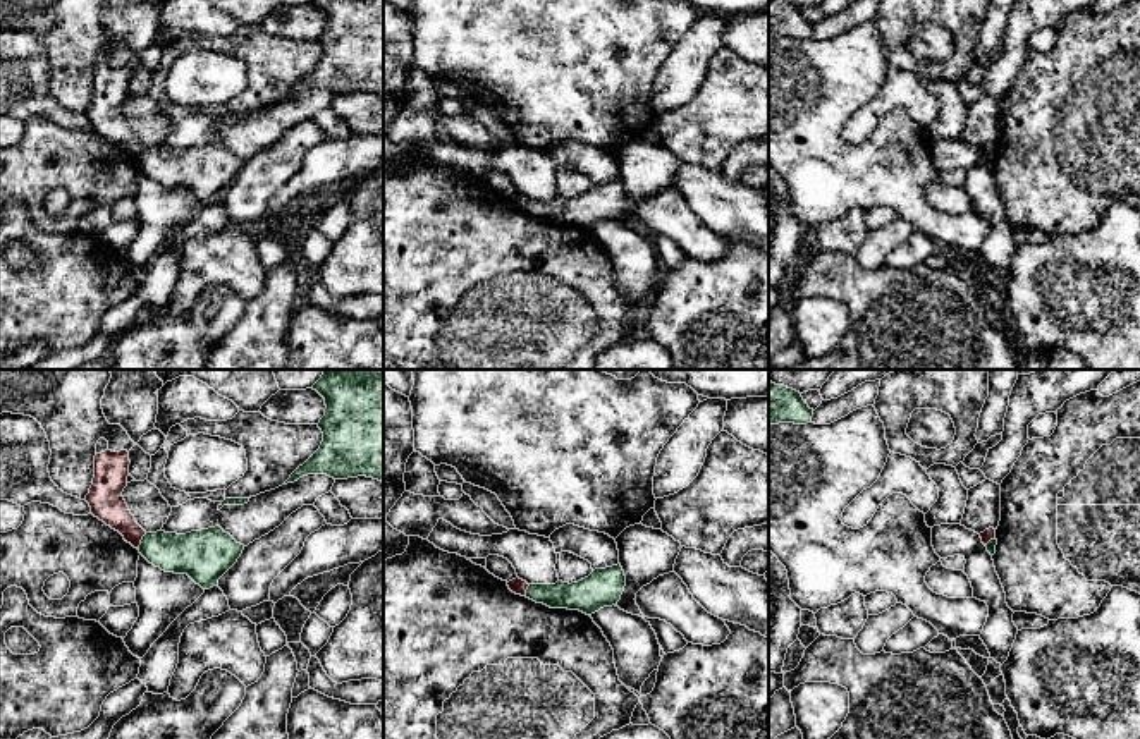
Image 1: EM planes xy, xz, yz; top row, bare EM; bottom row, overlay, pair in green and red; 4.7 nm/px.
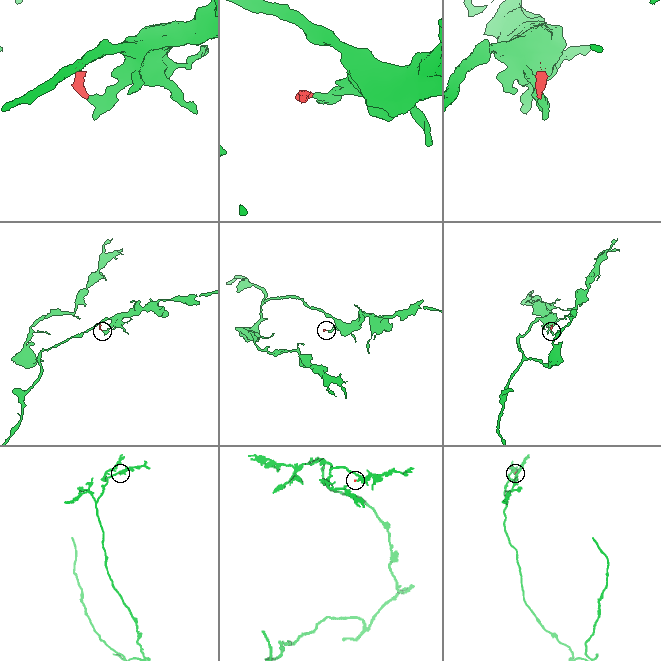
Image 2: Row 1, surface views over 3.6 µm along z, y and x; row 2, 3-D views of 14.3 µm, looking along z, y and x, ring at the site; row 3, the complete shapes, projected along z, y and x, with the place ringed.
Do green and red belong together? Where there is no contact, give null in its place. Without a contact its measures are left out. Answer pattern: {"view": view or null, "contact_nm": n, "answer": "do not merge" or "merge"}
{"view": "xy", "contact_nm": 90, "answer": "do not merge"}

